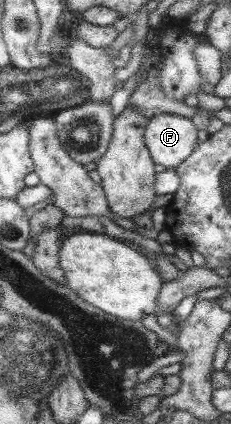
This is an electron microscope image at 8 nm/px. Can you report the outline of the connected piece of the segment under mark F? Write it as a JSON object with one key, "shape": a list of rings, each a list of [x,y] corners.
{"shape":[[[157,114],[148,120],[145,130],[145,144],[155,164],[175,168],[194,151],[195,128],[187,117]]]}

